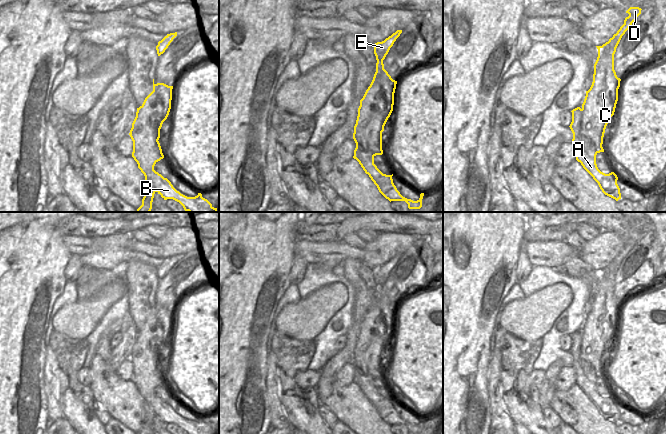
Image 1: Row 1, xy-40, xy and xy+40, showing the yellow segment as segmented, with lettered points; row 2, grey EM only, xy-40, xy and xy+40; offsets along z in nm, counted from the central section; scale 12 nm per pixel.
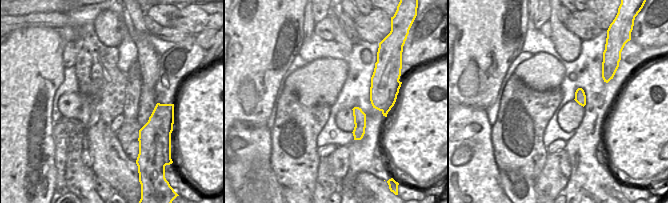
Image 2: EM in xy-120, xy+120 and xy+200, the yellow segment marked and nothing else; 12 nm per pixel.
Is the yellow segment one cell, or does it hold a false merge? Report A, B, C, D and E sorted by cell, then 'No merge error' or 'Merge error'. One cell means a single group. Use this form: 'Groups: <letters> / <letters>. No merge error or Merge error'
Groups: A B / C D E. Merge error.

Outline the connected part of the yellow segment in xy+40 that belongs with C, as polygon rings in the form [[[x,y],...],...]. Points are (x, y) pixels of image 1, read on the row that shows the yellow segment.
[[[630,7],[626,11],[629,16],[617,33],[602,46],[596,46],[598,57],[594,64],[592,85],[586,91],[582,104],[581,130],[594,143],[597,153],[604,152],[602,144],[605,129],[618,101],[621,79],[614,70],[614,54],[622,36],[641,14],[641,10],[639,7]]]

